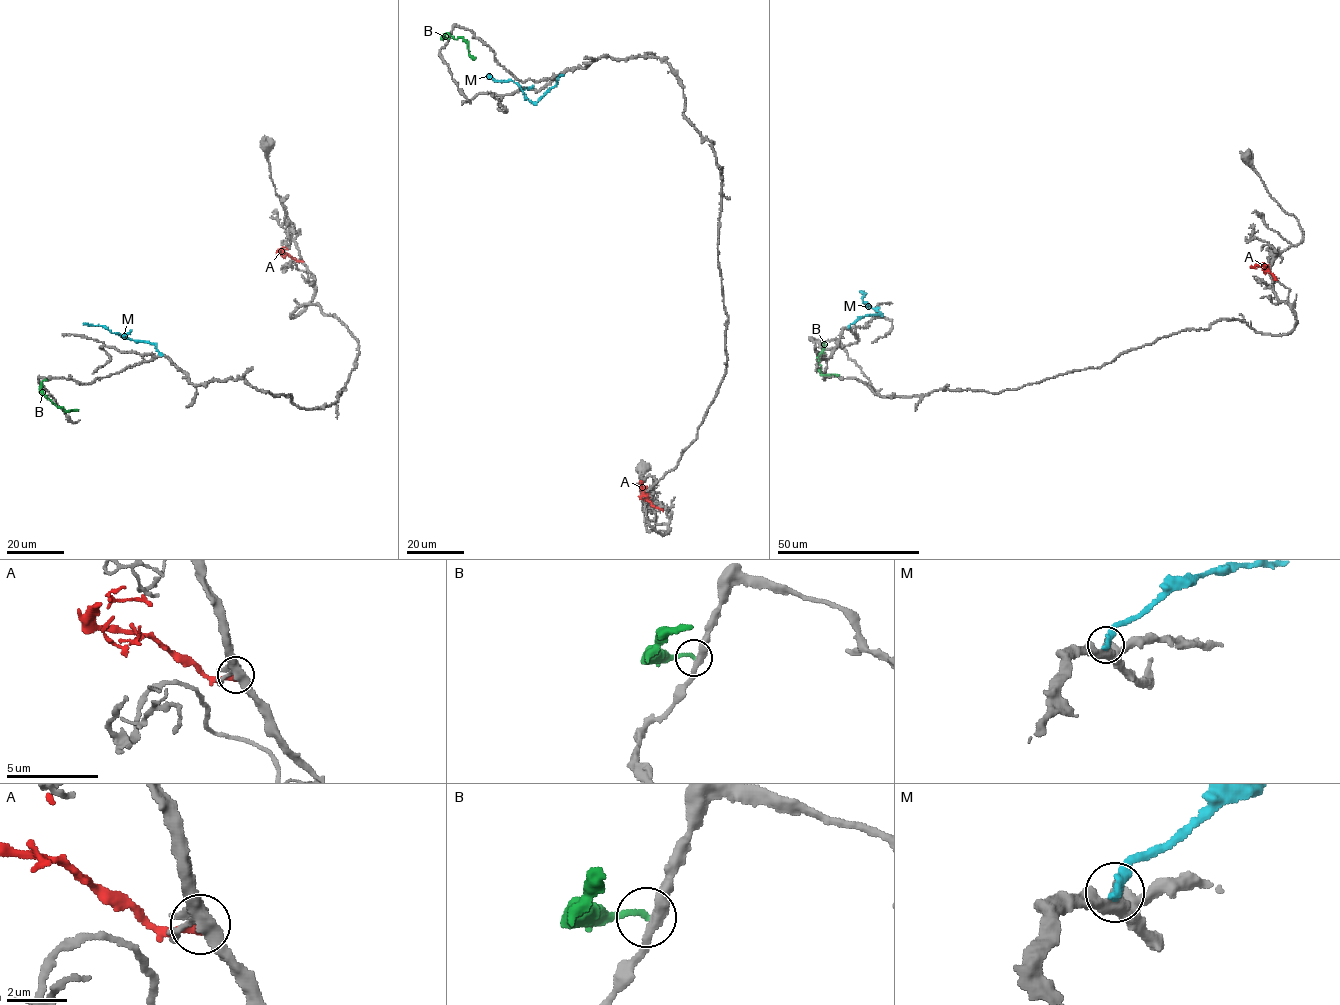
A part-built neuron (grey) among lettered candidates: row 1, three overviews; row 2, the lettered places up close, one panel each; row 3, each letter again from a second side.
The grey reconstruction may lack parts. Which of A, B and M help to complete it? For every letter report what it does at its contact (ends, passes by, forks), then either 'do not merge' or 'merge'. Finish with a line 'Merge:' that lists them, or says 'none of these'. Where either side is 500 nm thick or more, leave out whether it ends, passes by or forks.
A: it ends; do not merge
B: it ends; do not merge
M: it ends; do not merge
Merge: none of these

